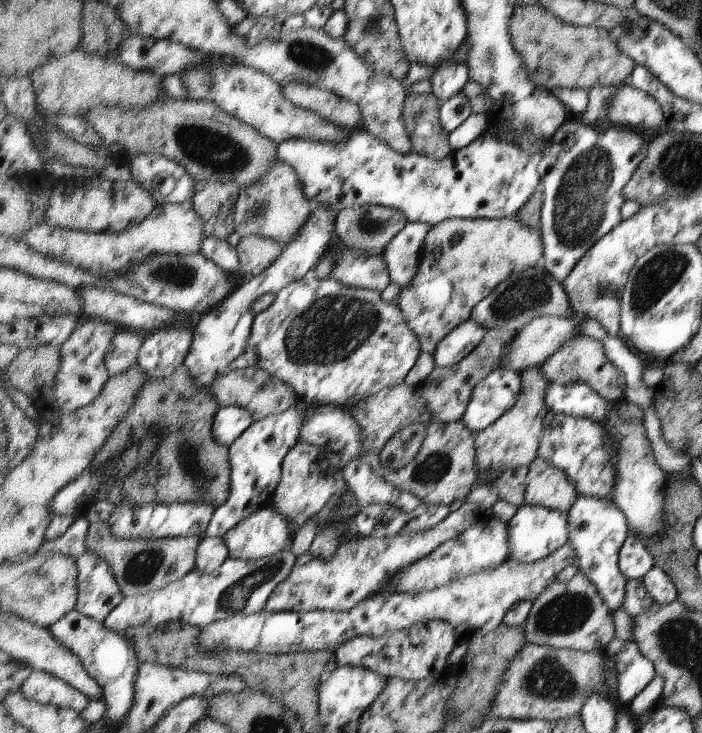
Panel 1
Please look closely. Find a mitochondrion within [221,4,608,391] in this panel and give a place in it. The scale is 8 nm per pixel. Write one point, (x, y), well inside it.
(331, 330)

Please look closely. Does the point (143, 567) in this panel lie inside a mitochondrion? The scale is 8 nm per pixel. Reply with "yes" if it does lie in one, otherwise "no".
yes

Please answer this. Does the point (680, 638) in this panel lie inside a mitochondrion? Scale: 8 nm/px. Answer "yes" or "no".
yes

